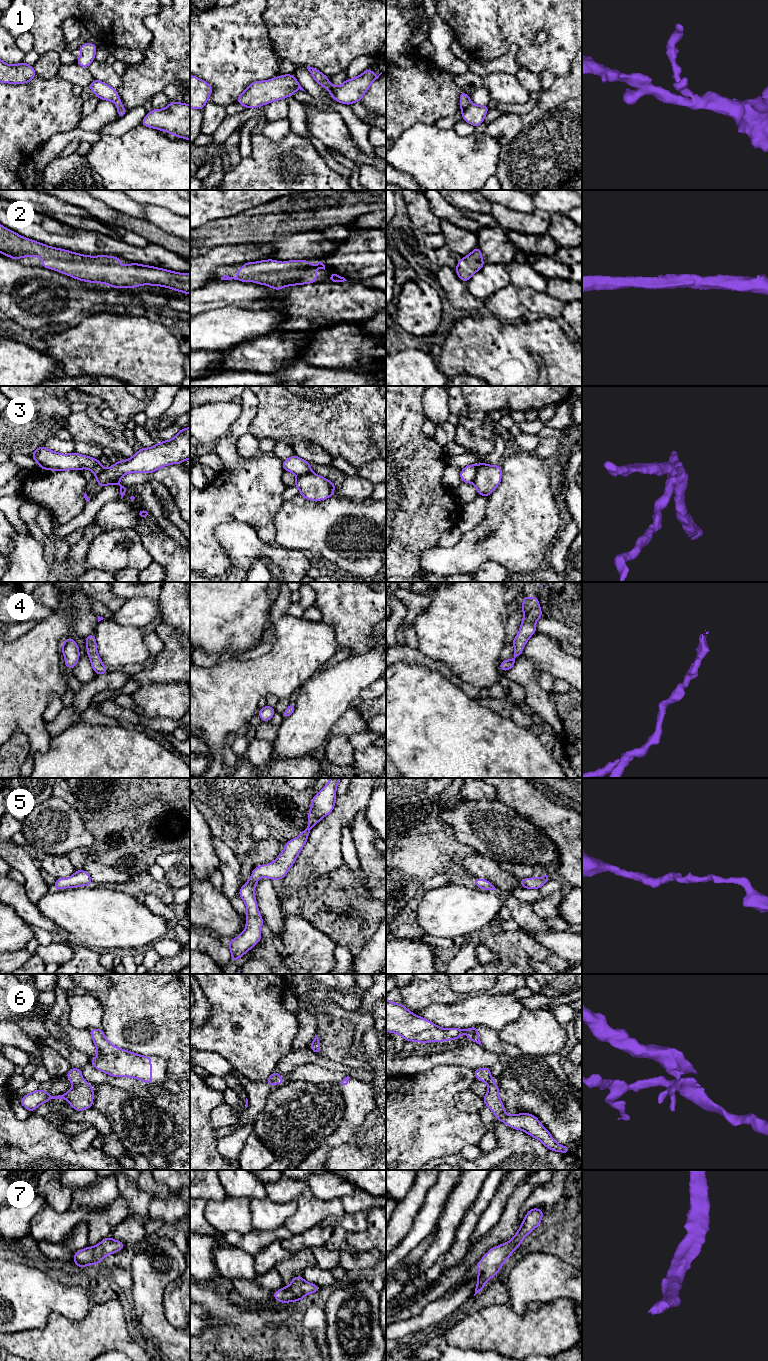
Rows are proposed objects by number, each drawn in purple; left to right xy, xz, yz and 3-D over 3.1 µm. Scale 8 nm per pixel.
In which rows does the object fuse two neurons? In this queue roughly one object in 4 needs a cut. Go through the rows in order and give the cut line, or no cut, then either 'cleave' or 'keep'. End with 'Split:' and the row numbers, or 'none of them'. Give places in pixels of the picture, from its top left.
1: no cut; keep
2: no cut; keep
3: cut in yz along (477, 466), (475, 478), (472, 482); cleave
4: no cut; keep
5: no cut; keep
6: cut in xy along (83, 1080), (77, 1085); cleave
7: no cut; keep
Split: 3, 6

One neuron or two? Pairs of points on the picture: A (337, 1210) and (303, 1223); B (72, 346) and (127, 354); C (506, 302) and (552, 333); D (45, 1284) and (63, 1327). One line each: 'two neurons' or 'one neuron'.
A: one neuron
B: one neuron
C: two neurons
D: two neurons

